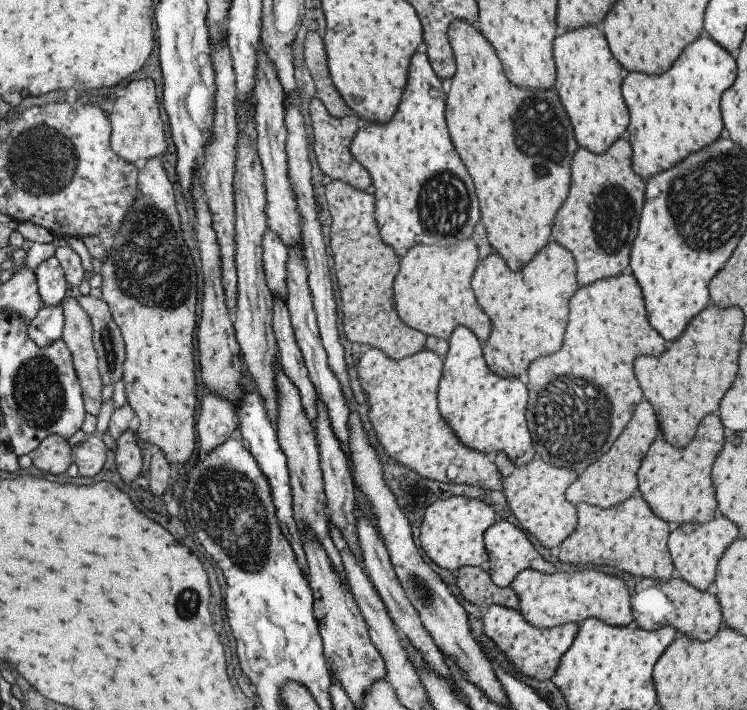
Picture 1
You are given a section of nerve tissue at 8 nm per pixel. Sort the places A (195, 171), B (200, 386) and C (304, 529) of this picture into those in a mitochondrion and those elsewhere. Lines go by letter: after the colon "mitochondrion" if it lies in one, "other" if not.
A: other
B: other
C: other

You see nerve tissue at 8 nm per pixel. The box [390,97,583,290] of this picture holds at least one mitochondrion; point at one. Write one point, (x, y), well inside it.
(433, 197)

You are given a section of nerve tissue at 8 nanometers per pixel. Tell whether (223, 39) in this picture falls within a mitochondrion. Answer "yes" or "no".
no

